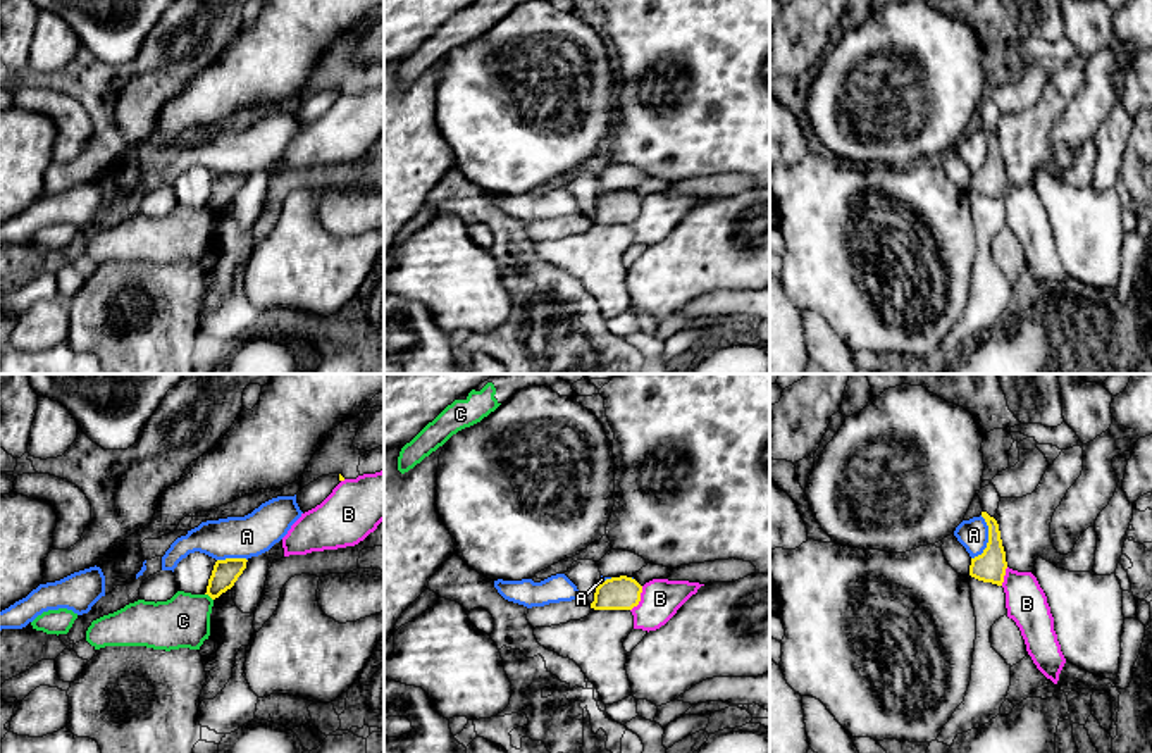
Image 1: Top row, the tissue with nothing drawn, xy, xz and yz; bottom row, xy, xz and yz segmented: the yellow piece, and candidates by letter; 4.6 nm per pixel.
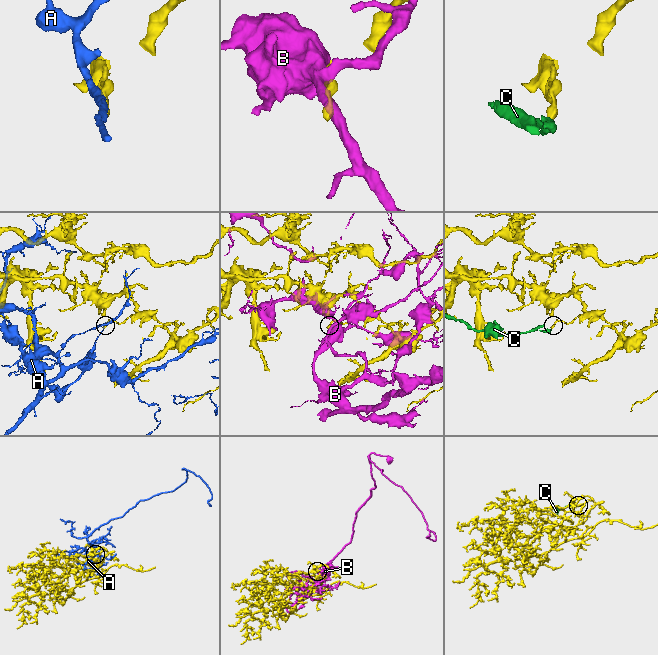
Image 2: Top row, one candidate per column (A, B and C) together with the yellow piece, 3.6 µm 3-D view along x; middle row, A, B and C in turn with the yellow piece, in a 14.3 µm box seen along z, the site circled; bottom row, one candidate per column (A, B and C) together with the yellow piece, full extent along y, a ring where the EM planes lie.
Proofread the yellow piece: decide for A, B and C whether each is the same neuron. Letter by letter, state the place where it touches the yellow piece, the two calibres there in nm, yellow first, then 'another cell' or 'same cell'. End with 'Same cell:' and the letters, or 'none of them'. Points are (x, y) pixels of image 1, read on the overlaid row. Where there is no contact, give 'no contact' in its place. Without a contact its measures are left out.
A: yz (989, 540) | 150/140 nm | another cell
B: xz (639, 598) | 160/190 nm | another cell
C: xy (209, 595) | 120/240 nm | another cell
Same cell: none of them

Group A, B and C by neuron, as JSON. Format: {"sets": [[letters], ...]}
{"sets": [["A"], ["B"], ["C"]]}

